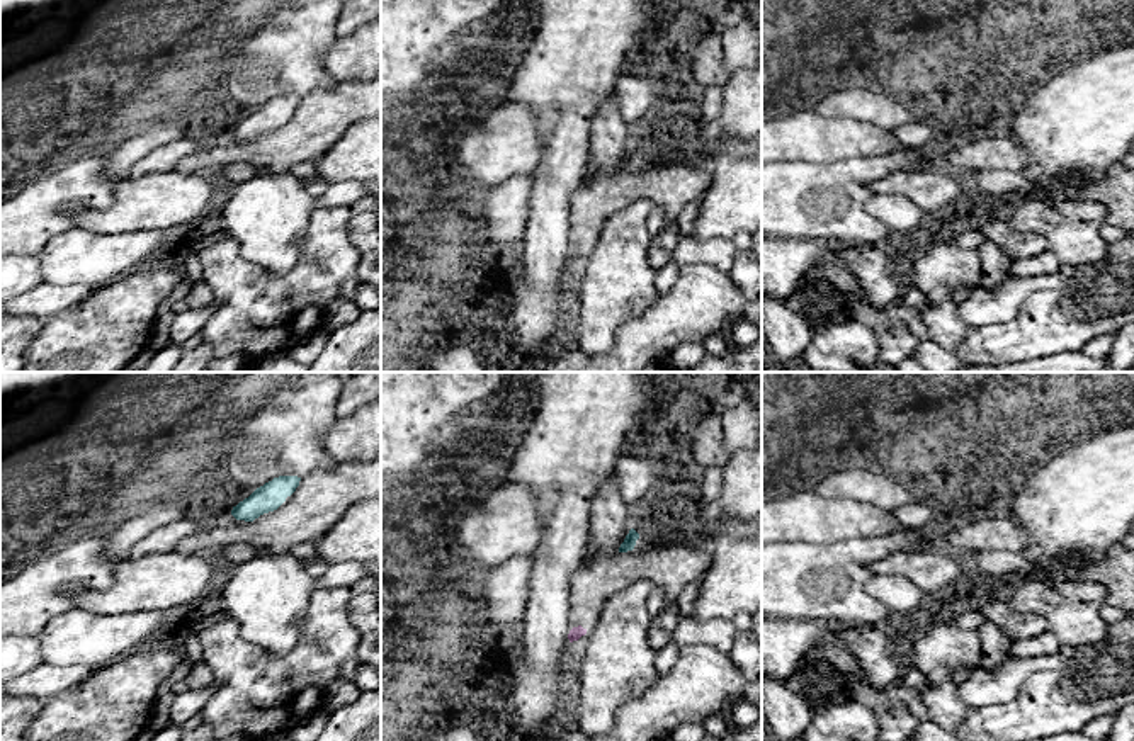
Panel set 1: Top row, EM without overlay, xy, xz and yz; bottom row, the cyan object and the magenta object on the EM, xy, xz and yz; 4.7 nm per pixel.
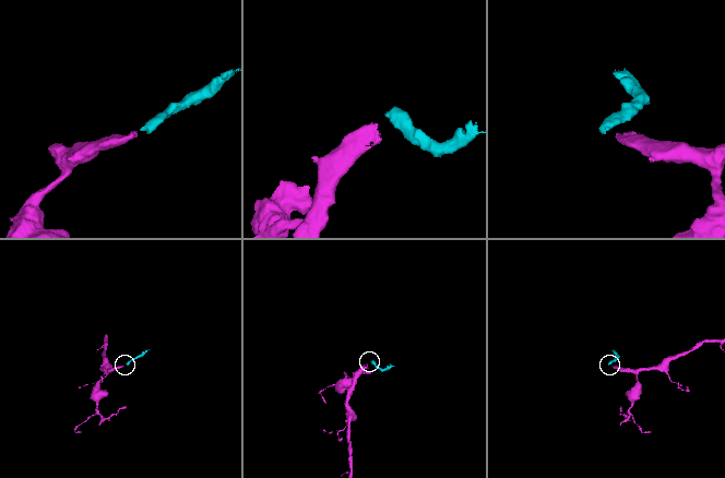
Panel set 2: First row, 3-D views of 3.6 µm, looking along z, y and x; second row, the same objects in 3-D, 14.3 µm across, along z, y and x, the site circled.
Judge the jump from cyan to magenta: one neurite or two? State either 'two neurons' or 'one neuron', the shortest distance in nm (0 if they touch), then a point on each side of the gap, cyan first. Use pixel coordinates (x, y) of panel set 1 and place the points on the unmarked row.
two neurons | 400 nm | xz (619, 170), (580, 245)

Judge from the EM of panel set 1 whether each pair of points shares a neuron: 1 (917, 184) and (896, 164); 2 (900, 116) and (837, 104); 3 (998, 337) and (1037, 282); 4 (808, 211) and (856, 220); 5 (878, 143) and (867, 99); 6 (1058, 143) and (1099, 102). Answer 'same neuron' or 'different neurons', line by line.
1: different neurons
2: same neuron
3: different neurons
4: same neuron
5: different neurons
6: same neuron

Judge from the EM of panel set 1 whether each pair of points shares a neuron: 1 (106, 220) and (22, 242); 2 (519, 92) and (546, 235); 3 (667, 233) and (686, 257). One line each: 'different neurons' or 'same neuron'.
1: different neurons
2: same neuron
3: different neurons

